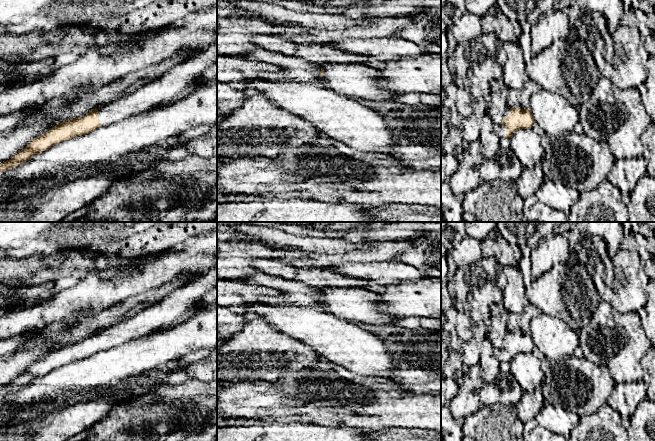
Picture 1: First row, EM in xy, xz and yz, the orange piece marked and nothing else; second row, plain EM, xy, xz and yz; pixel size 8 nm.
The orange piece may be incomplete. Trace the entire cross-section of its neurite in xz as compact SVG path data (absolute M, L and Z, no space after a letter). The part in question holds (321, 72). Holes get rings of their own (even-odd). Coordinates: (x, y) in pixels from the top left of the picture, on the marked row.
M323 63L320 66L324 87L346 97L392 101L400 95L378 83L379 69L363 63Z

